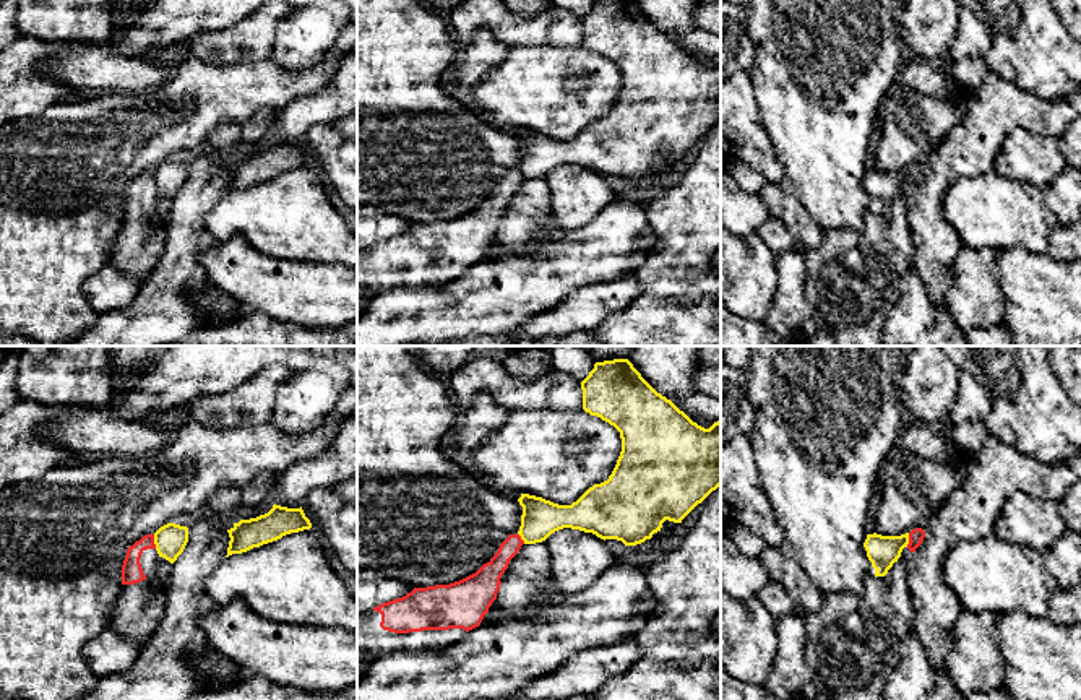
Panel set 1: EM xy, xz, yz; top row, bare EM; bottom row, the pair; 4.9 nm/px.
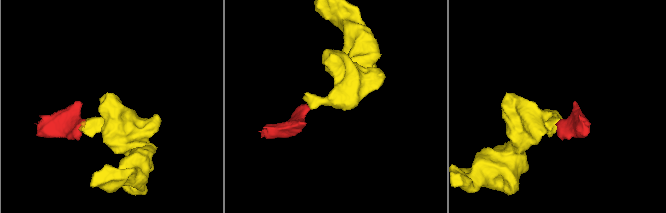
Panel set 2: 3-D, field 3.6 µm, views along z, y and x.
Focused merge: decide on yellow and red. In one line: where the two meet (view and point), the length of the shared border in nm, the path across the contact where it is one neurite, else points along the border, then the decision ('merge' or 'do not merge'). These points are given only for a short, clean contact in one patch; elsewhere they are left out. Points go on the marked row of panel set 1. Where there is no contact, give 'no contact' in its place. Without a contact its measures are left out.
xy (155, 541) | 70 nm | along xy (153, 535), (156, 548) | do not merge

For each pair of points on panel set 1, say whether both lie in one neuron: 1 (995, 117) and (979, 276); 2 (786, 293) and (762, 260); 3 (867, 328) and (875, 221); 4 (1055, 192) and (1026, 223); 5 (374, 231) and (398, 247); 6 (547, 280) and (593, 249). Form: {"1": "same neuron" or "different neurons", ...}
{"1": "different neurons", "2": "different neurons", "3": "same neuron", "4": "different neurons", "5": "different neurons", "6": "same neuron"}

